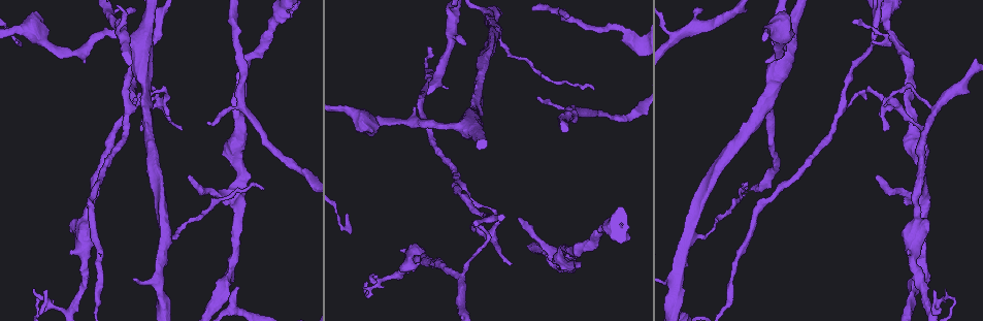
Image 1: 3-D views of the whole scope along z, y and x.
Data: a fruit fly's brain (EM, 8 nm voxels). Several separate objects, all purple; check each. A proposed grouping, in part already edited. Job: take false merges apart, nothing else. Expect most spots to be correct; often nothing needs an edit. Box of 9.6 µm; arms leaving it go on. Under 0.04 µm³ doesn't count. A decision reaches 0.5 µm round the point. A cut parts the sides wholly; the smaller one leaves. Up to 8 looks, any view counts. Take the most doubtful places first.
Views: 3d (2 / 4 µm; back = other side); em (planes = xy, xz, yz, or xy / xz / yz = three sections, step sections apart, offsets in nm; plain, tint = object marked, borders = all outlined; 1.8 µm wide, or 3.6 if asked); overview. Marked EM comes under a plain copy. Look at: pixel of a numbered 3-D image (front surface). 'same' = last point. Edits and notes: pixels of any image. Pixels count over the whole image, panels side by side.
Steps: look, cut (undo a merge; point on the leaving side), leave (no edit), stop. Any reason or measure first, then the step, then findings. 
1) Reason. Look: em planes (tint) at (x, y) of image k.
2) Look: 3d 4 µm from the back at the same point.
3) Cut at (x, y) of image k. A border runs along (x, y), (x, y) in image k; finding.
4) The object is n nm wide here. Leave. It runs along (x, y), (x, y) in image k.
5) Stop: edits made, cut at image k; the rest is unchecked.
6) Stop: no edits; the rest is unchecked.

A fork. Look: em planes (tint) at (452, 29) of image 1.

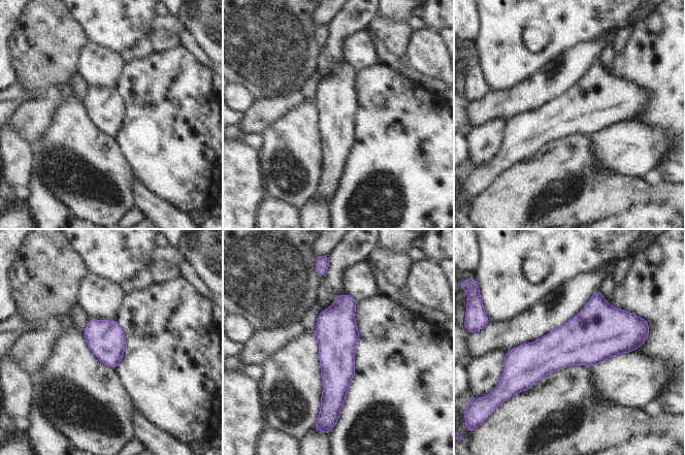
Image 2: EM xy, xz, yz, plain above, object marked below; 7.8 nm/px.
The object is 300 nm wide here. Leave. One neuron here.

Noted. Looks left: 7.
Three-way junction. Look: em xy step 16 (tint) at (463, 275) of image 1.

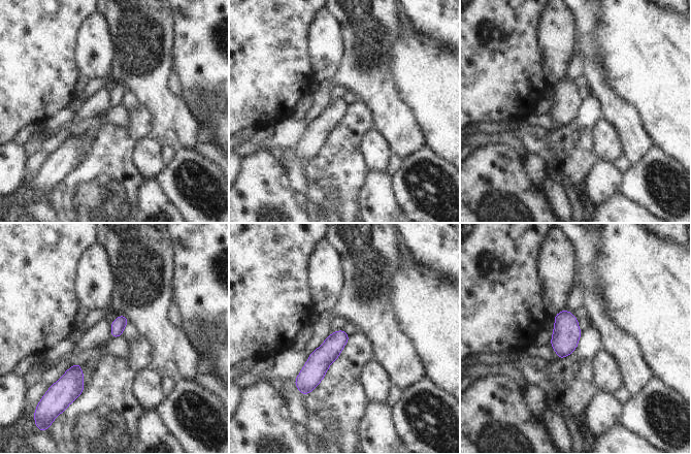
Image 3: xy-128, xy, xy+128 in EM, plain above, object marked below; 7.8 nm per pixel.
Cut it another way. Look: em xz step 8 (borders) at the same point.

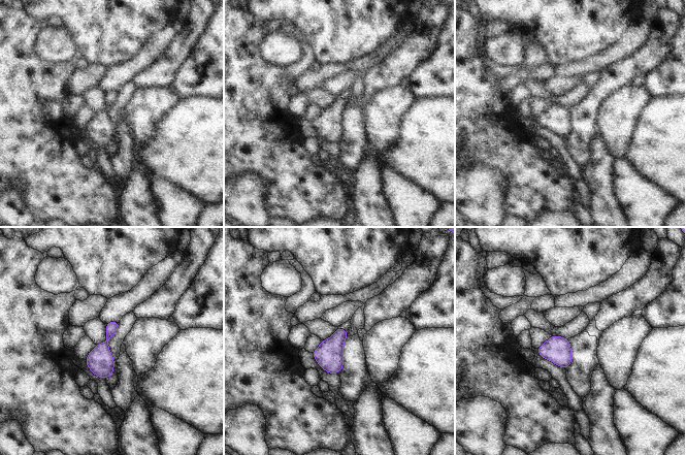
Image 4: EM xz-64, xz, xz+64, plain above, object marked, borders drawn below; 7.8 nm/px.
Leave. All the same neuron.

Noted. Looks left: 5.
Calibre changes. Look: em xz step 8 (tint) at (157, 281) of image 1.

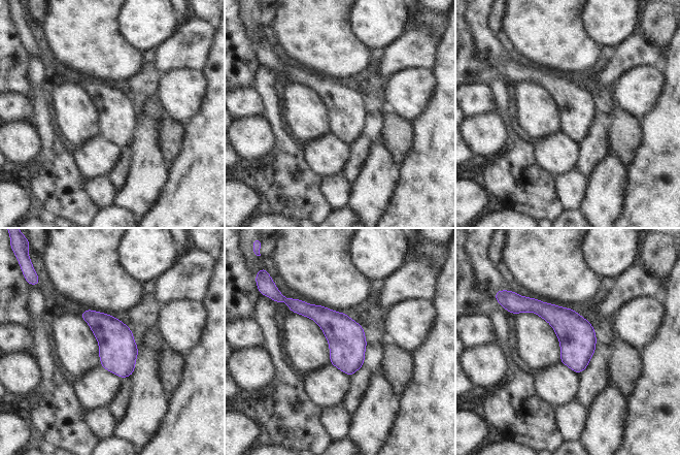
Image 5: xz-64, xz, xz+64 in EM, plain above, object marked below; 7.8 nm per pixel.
Cut it another way. Look: em xy step 8 (tint) at the same point.

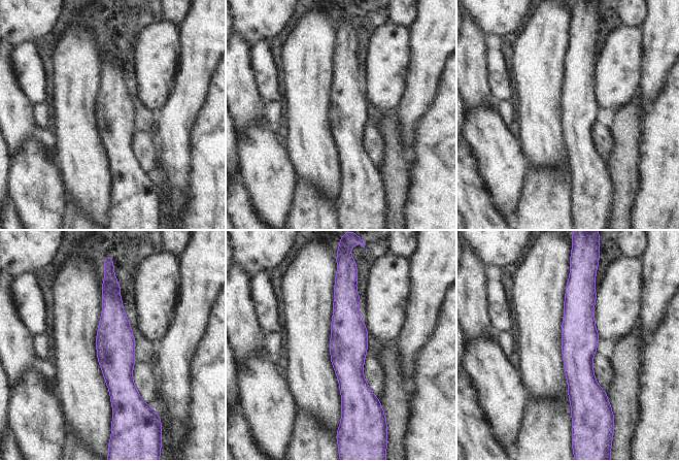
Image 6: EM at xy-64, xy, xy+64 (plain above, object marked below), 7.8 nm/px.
Leave. It runs along (346, 284), (348, 401), (343, 407) in image 6; one neuron here.

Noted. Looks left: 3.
Thick turns thin. Look: em planes (tint) at (764, 30) of image 1.

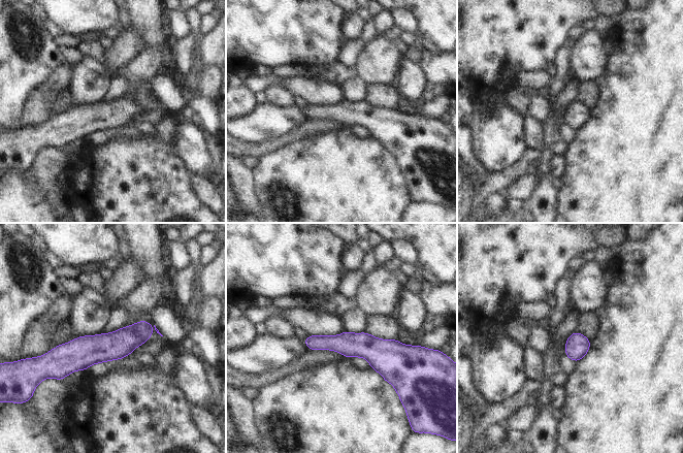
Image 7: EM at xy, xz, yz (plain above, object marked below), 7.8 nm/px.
The object is 190 nm wide here. Leave. Continuous, no second neuron.

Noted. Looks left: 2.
Stop: no edits; the rest is unchecked.

